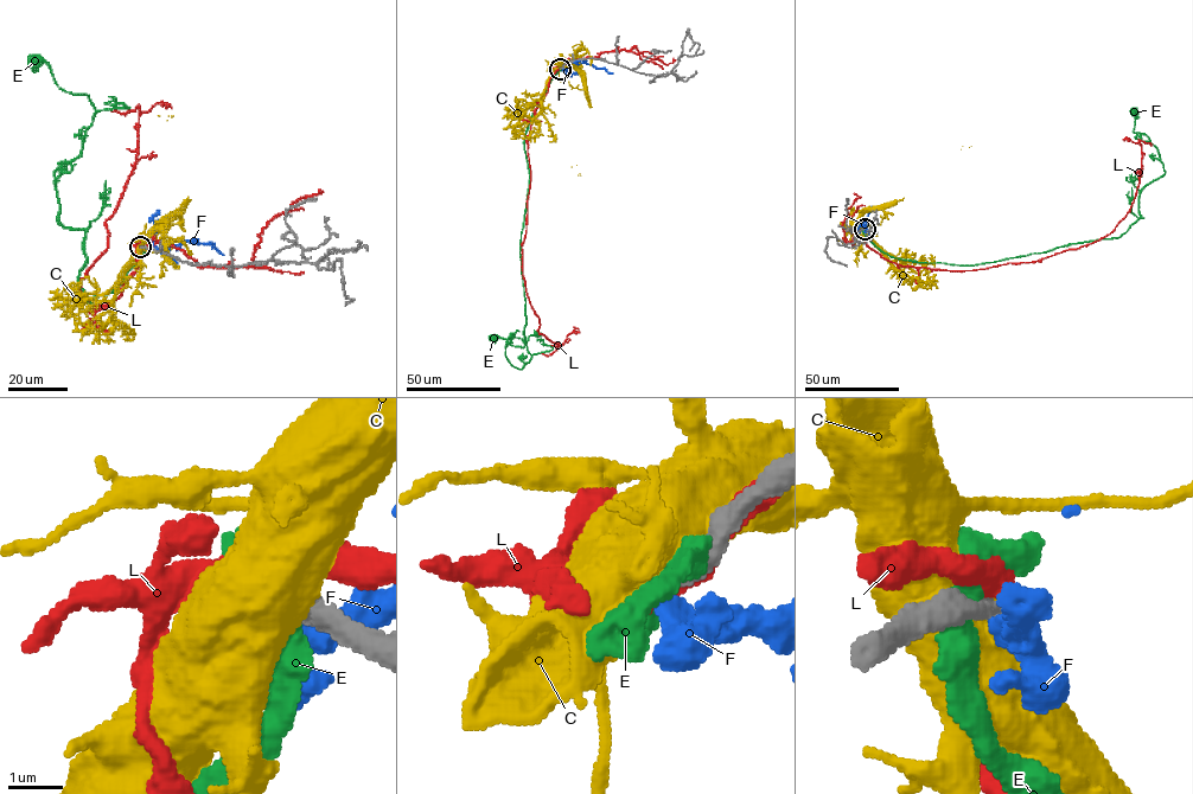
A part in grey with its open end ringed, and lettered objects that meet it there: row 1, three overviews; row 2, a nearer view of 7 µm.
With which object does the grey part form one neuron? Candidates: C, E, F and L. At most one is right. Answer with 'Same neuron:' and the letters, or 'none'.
Same neuron: none

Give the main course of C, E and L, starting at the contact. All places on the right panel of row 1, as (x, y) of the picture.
C: (862, 229), (861, 216), (867, 210), (901, 200), (971, 146)
E: (863, 229), (897, 257), (961, 266), (1120, 237), (1142, 218), (1141, 190), (1165, 172), (1133, 132), (1134, 111)
L: (863, 229), (867, 245), (905, 267), (977, 270), (1037, 261), (1115, 229), (1139, 185), (1139, 141), (1149, 143)

